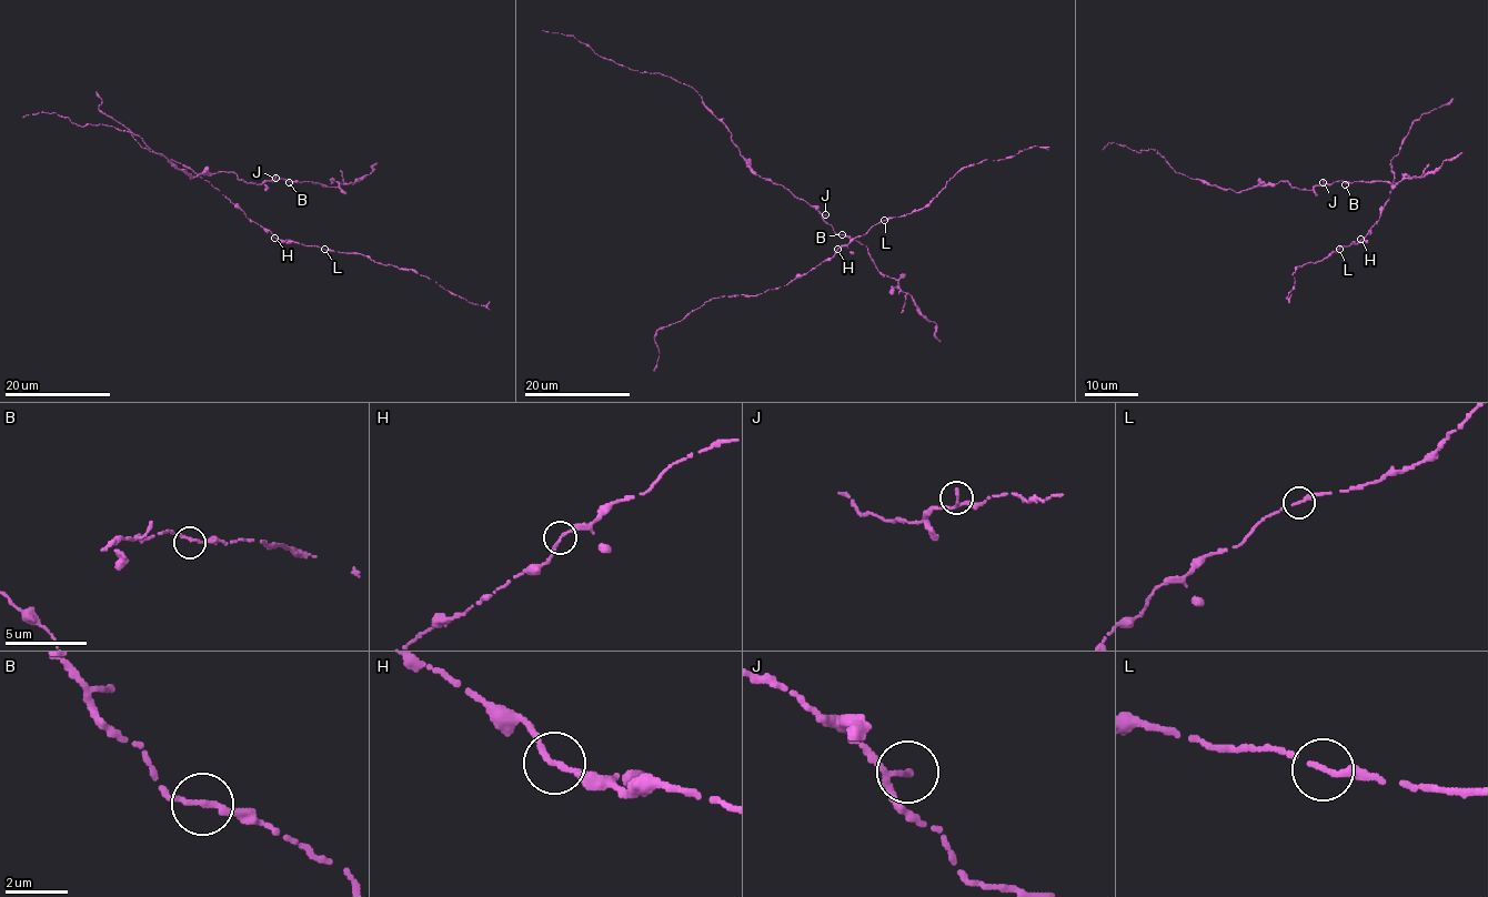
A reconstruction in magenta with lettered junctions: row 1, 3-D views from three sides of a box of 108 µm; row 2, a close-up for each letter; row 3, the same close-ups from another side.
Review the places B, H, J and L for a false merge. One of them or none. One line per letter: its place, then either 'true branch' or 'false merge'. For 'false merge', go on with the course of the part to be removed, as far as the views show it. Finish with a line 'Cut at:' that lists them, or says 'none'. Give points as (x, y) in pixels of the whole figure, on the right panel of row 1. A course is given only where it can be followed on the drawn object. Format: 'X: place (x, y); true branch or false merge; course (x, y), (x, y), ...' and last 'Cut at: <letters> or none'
B: place (1345, 184); true branch
H: place (1360, 239); true branch
J: place (1323, 182); true branch
L: place (1339, 249); true branch
Cut at: none

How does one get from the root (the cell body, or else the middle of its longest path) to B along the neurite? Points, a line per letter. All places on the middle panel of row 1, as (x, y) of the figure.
B: (815, 209), (834, 232), (842, 234)

